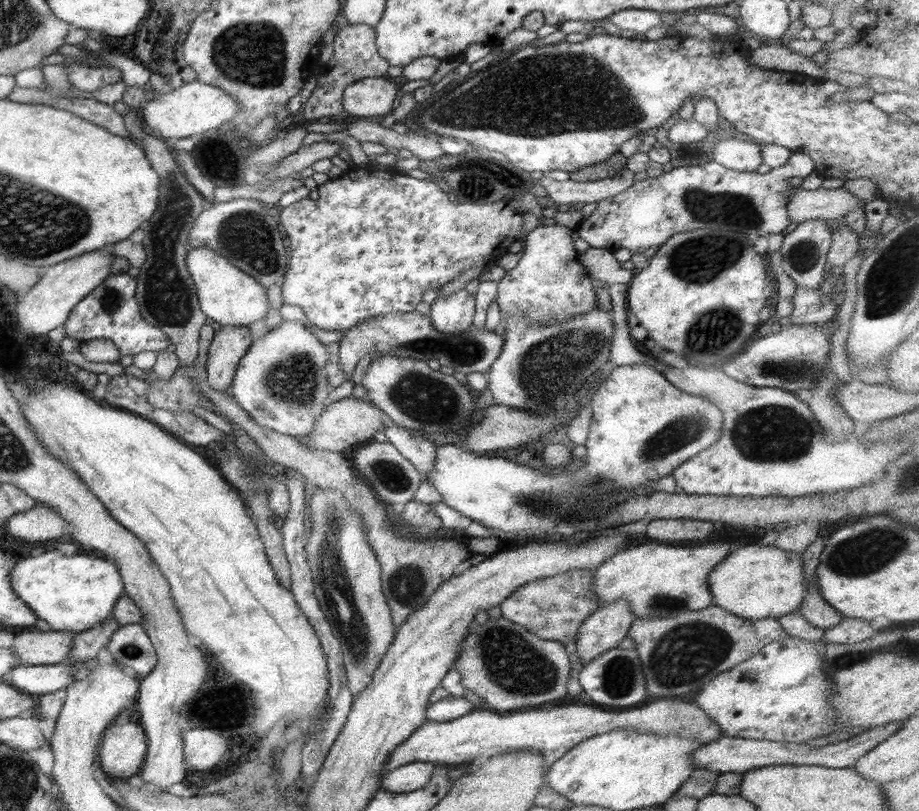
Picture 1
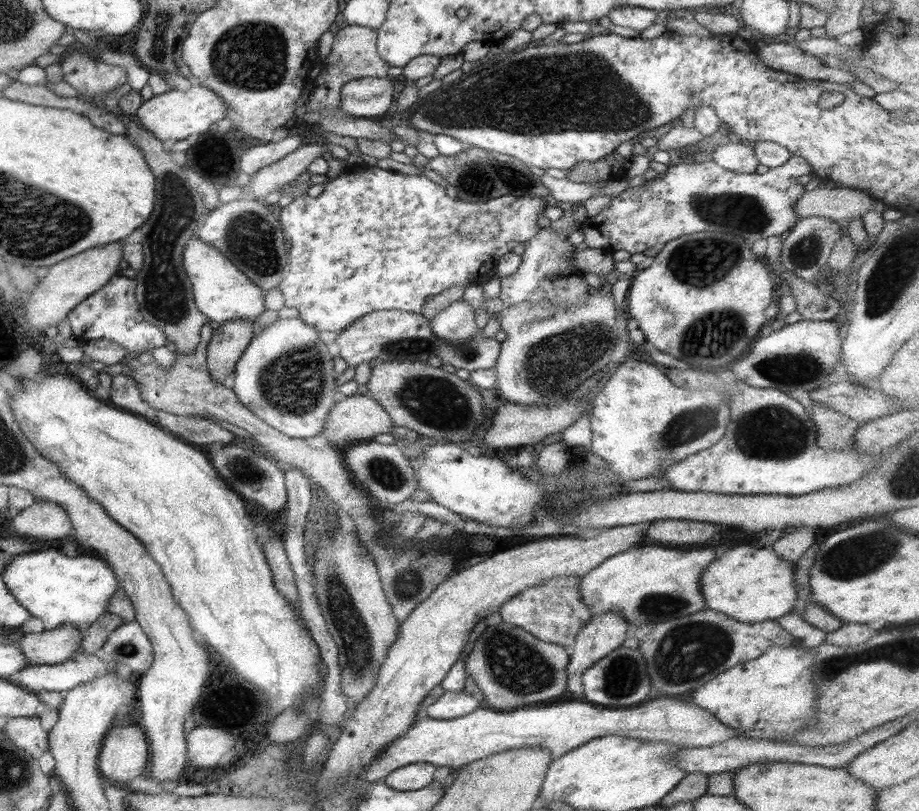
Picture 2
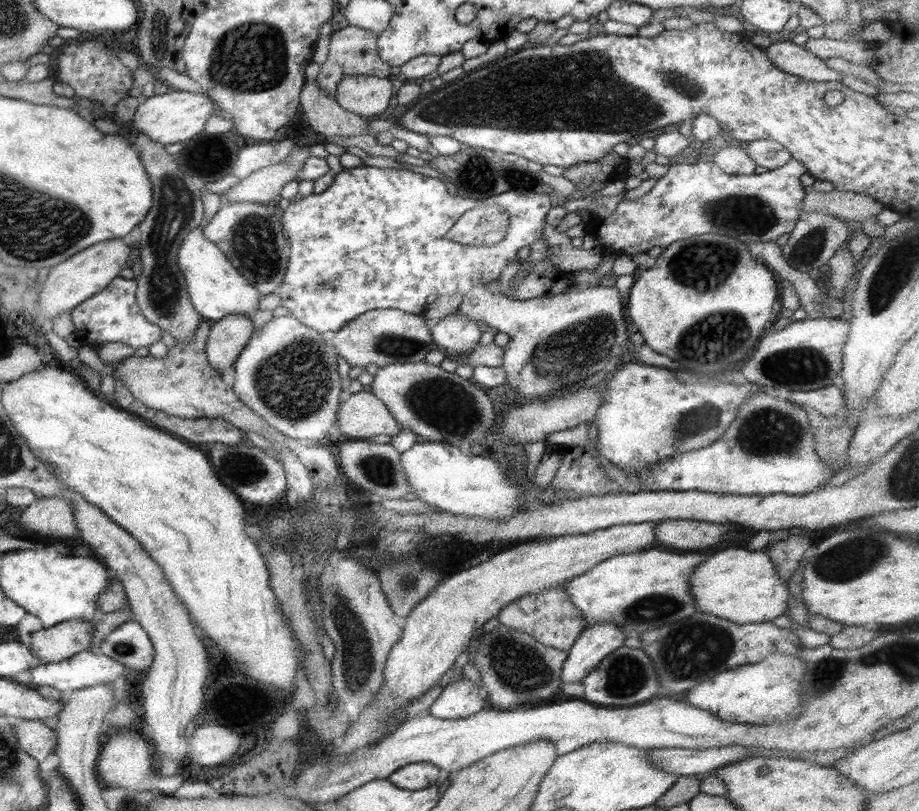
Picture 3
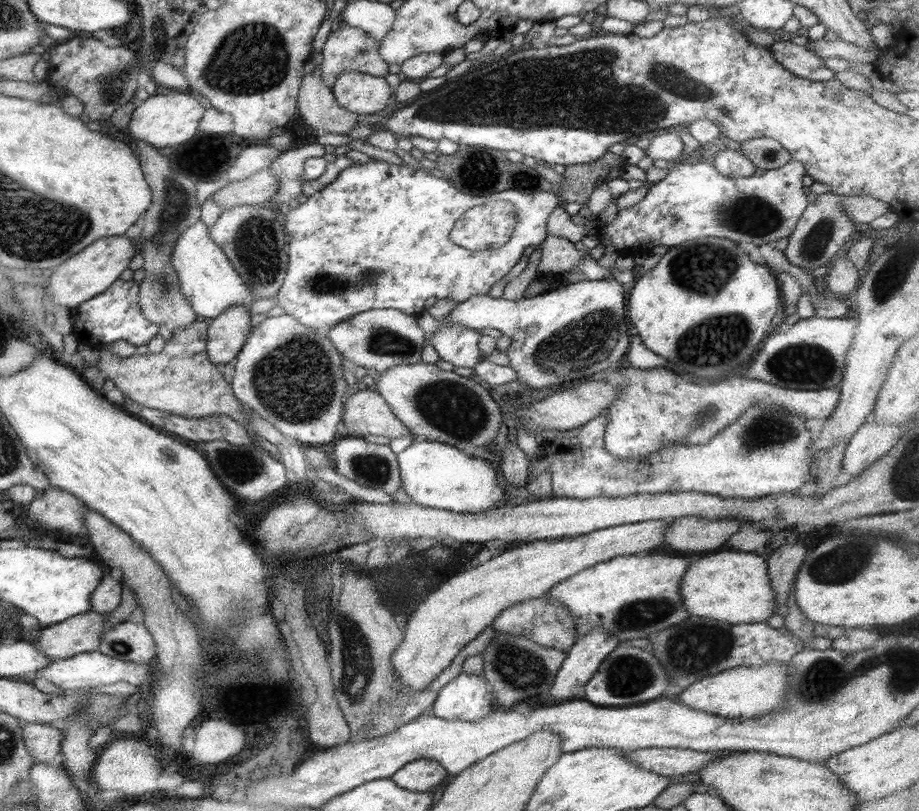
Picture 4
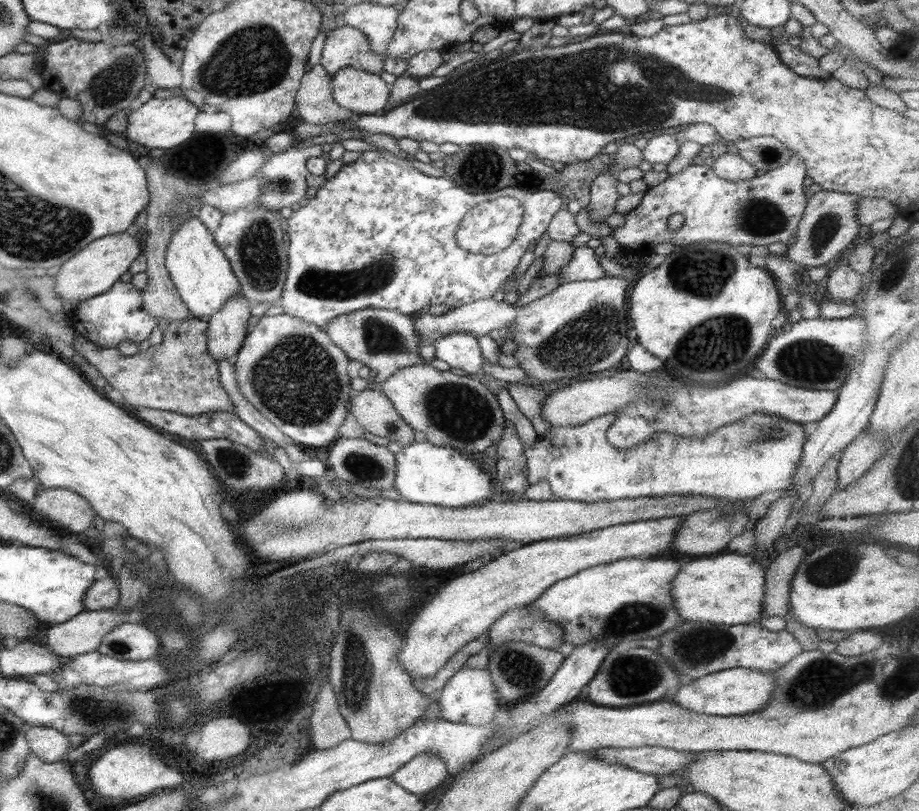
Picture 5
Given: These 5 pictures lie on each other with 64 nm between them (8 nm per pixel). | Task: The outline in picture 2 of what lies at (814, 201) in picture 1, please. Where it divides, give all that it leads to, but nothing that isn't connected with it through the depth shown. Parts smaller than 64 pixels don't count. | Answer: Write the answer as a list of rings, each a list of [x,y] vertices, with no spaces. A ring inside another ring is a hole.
[[[828,186],[815,187],[797,198],[793,212],[796,220],[807,216],[821,216],[831,222],[845,223],[861,217],[873,207],[874,199],[865,192]]]

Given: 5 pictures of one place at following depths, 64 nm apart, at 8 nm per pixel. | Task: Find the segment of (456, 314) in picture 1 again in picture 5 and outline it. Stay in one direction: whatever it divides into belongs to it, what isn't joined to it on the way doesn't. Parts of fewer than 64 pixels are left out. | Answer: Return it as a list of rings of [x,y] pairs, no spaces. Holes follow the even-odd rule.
[[[454,332],[434,340],[435,357],[449,366],[459,368],[466,376],[477,374],[484,363],[477,345],[477,336],[468,332]]]

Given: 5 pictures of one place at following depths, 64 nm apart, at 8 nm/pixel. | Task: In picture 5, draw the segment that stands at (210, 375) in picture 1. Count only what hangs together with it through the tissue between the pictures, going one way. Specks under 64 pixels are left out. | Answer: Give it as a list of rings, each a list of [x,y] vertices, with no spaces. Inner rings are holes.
[[[233,295],[207,321],[207,352],[216,362],[237,355],[247,332],[252,303],[242,295]]]

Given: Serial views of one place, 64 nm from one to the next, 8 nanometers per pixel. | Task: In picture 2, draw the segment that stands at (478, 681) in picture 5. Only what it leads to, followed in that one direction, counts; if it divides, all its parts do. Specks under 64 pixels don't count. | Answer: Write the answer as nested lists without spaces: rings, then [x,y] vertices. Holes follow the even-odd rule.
[[[464,690],[461,692],[445,691],[438,700],[435,700],[435,703],[426,706],[422,713],[435,720],[447,720],[465,716],[482,705],[484,704],[477,702]]]

